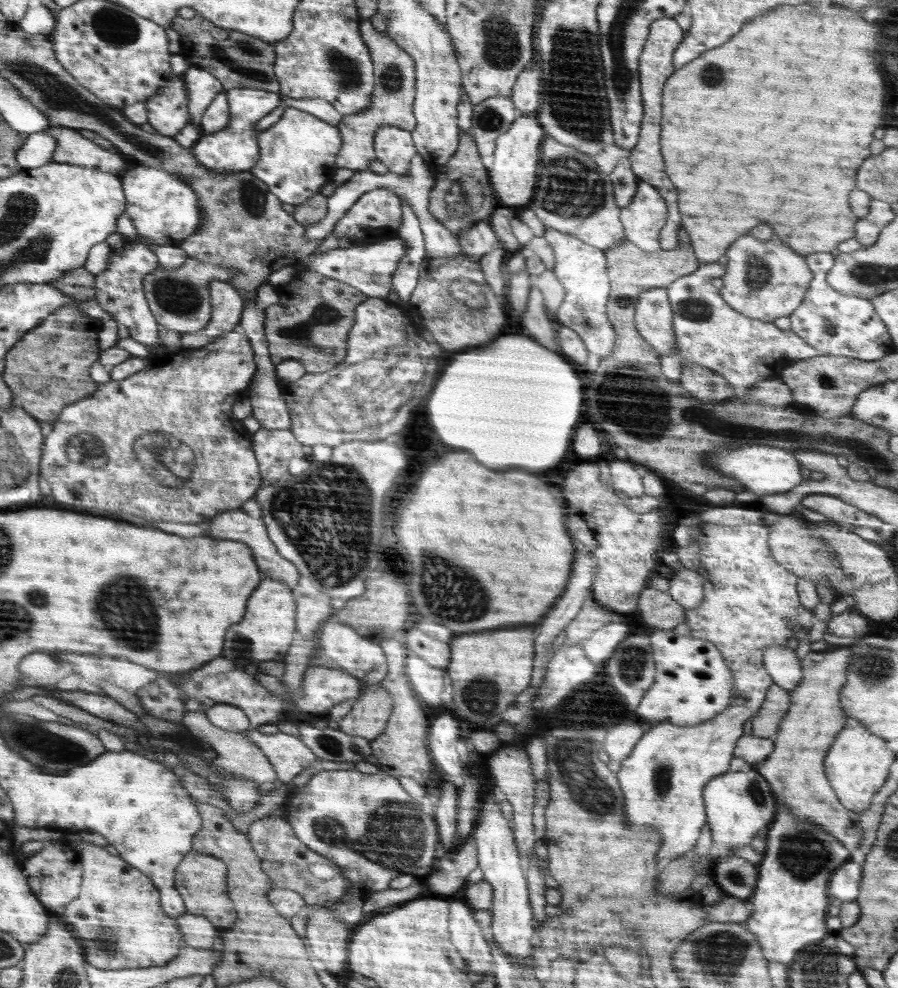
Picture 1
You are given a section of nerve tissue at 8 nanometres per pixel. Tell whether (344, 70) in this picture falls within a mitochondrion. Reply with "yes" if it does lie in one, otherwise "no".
yes

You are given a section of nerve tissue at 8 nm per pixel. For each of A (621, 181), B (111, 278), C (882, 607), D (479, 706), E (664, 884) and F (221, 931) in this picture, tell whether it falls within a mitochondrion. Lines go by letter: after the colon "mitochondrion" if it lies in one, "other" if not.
A: mitochondrion
B: other
C: other
D: mitochondrion
E: other
F: other

